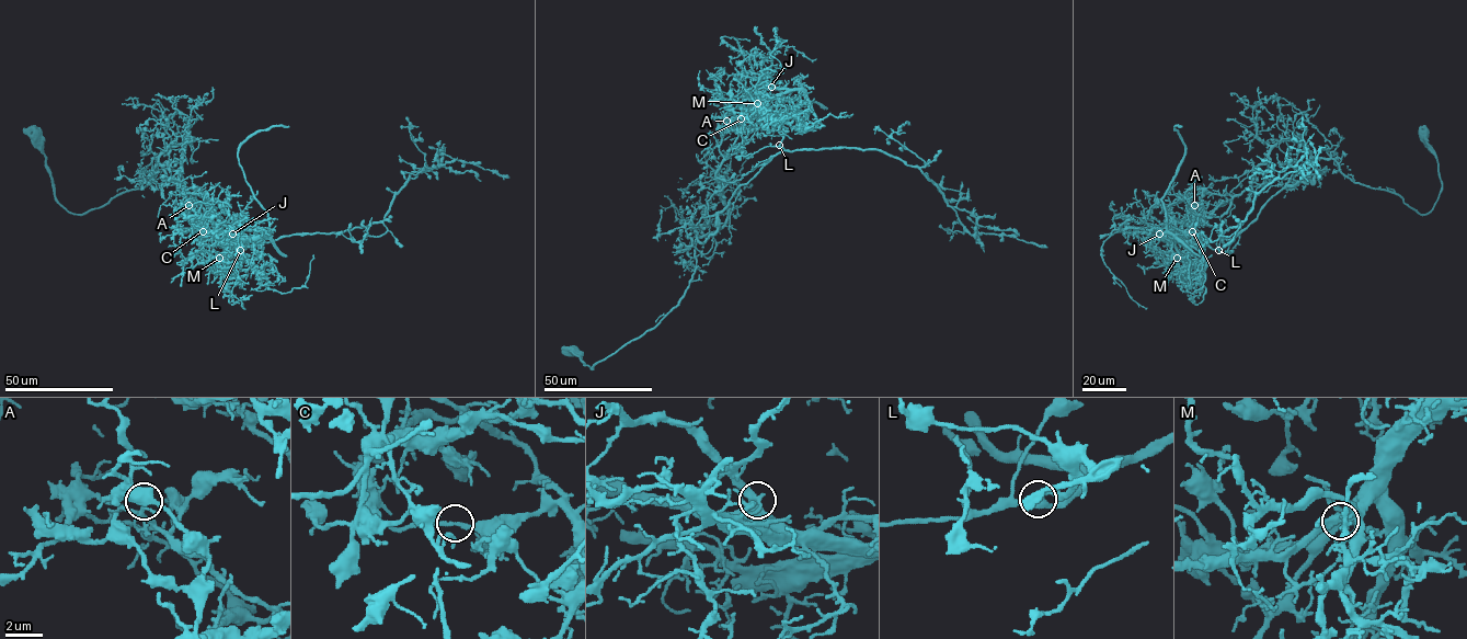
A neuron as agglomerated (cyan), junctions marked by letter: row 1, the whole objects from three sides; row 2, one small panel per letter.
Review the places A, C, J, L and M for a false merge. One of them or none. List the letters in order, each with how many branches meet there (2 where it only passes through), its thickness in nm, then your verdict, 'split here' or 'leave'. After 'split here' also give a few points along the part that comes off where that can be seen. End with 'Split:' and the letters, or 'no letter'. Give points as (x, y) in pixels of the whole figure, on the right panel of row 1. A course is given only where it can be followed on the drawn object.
A: branches 3; calibre 170 nm; split here; course (1194, 205), (1189, 206), (1169, 241), (1134, 228), (1115, 229), (1104, 241), (1103, 263), (1146, 309)
C: branches 2; calibre 190 nm; leave
J: branches 3; calibre 280 nm; leave
L: branches 3; calibre 300 nm; leave
M: branches 3; calibre 320 nm; leave
Split: A

